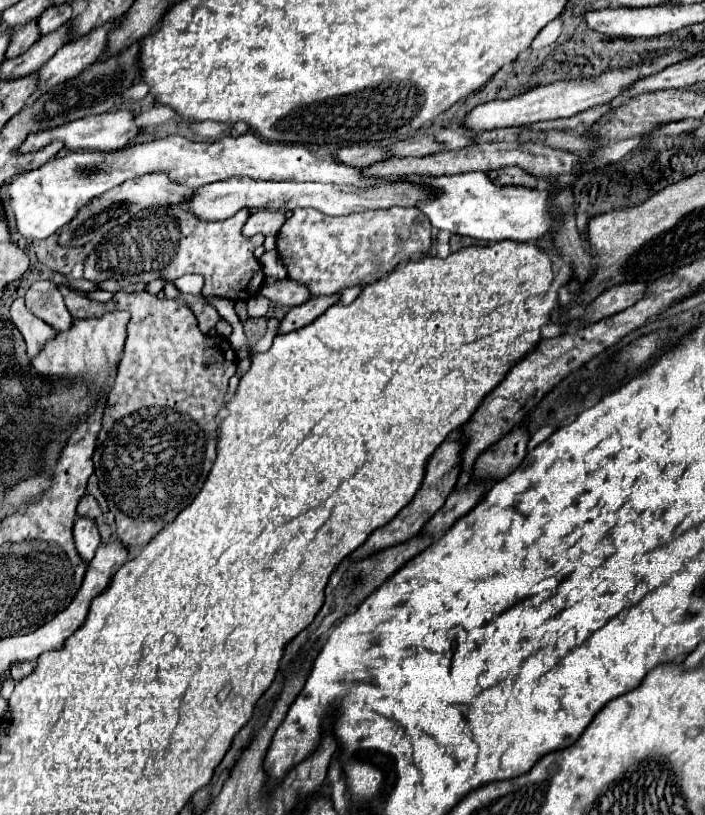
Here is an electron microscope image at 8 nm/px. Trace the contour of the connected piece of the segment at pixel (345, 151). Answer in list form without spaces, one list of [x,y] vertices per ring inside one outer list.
[[[351,146],[351,148],[341,148],[335,152],[335,158],[343,162],[345,166],[355,166],[363,168],[369,166],[371,162],[379,162],[387,156],[387,150],[381,146]]]

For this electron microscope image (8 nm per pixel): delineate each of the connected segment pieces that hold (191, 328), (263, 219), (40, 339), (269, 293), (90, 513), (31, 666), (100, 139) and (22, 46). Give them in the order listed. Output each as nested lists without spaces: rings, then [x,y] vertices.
[[[59,284],[59,292],[65,298],[67,310],[71,312],[71,316],[75,320],[81,318],[99,318],[105,312],[115,312],[115,310],[127,310],[131,314],[129,326],[127,326],[127,342],[125,342],[125,350],[123,350],[123,358],[121,358],[121,366],[117,372],[117,382],[109,394],[109,416],[105,416],[103,420],[103,428],[97,434],[97,448],[93,454],[93,462],[95,462],[95,476],[99,478],[99,488],[103,492],[103,496],[107,498],[107,504],[111,506],[111,512],[115,512],[115,524],[117,524],[117,534],[121,538],[121,542],[125,546],[139,546],[149,542],[153,536],[157,536],[157,532],[161,532],[169,522],[175,520],[175,516],[195,500],[195,496],[199,494],[199,490],[205,484],[205,478],[213,466],[215,460],[215,446],[217,446],[217,414],[219,410],[225,406],[227,400],[227,384],[229,378],[235,374],[235,366],[237,366],[237,354],[231,348],[229,340],[217,336],[207,336],[197,328],[197,320],[193,316],[193,312],[181,302],[181,300],[167,300],[167,298],[157,298],[153,294],[149,294],[147,290],[143,292],[115,292],[113,298],[109,302],[97,302],[97,300],[89,300],[85,296],[79,296],[79,292]]]
[[[257,210],[249,216],[247,224],[243,226],[243,234],[245,236],[255,236],[255,234],[277,234],[279,228],[285,222],[285,214],[283,212],[273,212],[273,210]]]
[[[17,298],[11,306],[11,318],[15,322],[15,326],[19,328],[19,332],[23,334],[25,338],[25,344],[27,344],[27,356],[29,358],[35,358],[39,354],[39,350],[51,340],[55,338],[57,330],[47,326],[43,320],[39,320],[37,316],[33,316],[27,308],[25,308],[25,302],[23,298]]]
[[[277,280],[271,286],[263,286],[261,294],[279,306],[301,306],[309,300],[309,292],[305,290],[305,286],[293,280]]]
[[[85,494],[77,506],[77,514],[79,516],[87,516],[87,518],[99,518],[101,516],[101,508],[95,502],[95,498],[91,494]]]
[[[19,662],[19,664],[11,666],[11,676],[13,676],[13,680],[19,682],[21,678],[29,676],[33,670],[35,670],[35,662]]]
[[[117,110],[117,112],[107,112],[107,114],[99,114],[99,116],[87,116],[87,118],[79,118],[73,122],[67,122],[63,126],[51,128],[51,130],[43,130],[43,132],[35,132],[29,134],[19,148],[15,148],[15,154],[29,154],[29,152],[37,152],[43,146],[61,140],[65,144],[65,150],[95,150],[95,152],[111,152],[111,150],[119,150],[123,148],[135,134],[139,132],[133,114],[129,110]]]
[[[31,20],[23,28],[15,30],[15,34],[11,36],[9,48],[5,52],[5,60],[21,56],[23,52],[27,52],[35,44],[35,40],[39,40],[39,28],[37,28],[37,20]]]

